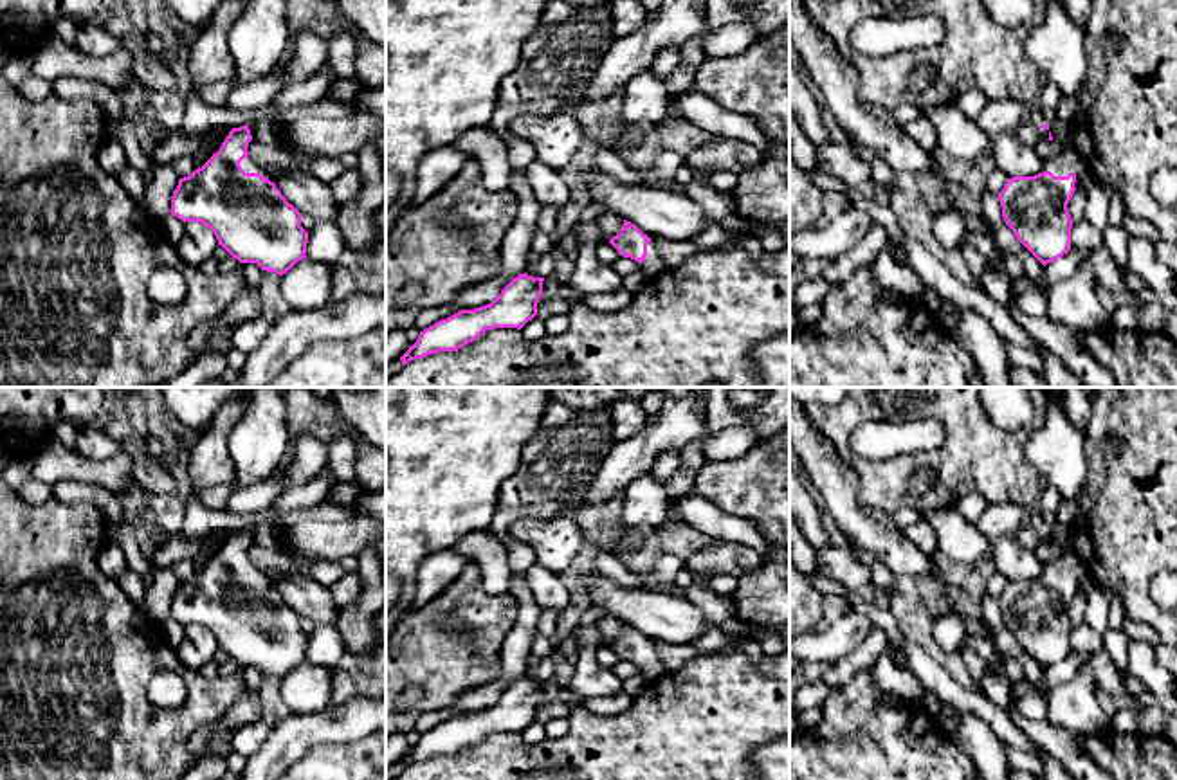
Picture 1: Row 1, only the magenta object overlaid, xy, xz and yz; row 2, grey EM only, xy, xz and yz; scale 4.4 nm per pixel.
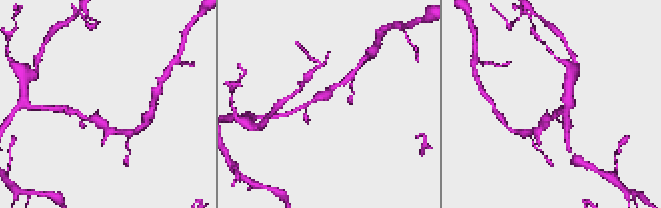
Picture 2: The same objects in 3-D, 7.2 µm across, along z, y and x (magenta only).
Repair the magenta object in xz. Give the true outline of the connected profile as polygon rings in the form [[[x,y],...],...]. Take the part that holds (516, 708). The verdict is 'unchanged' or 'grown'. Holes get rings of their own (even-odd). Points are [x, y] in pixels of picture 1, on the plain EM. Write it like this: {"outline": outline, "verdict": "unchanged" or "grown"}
{"outline": [[[525,676],[514,681],[490,708],[474,713],[460,713],[434,726],[420,735],[416,746],[400,760],[402,767],[406,769],[411,764],[440,755],[458,755],[487,733],[521,733],[537,719],[543,685],[544,681],[534,681]]], "verdict": "unchanged"}

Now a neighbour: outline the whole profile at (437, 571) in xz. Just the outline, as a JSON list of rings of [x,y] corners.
[[[456,544],[427,557],[418,569],[413,609],[425,605],[438,596],[460,576],[469,562],[472,562],[472,557],[463,553]]]

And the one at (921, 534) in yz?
[[[919,519],[901,531],[912,544],[916,544],[926,557],[934,558],[937,553],[937,533],[926,519]]]

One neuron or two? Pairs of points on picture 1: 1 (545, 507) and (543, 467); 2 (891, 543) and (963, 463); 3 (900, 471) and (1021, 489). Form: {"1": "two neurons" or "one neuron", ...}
{"1": "one neuron", "2": "two neurons", "3": "one neuron"}

